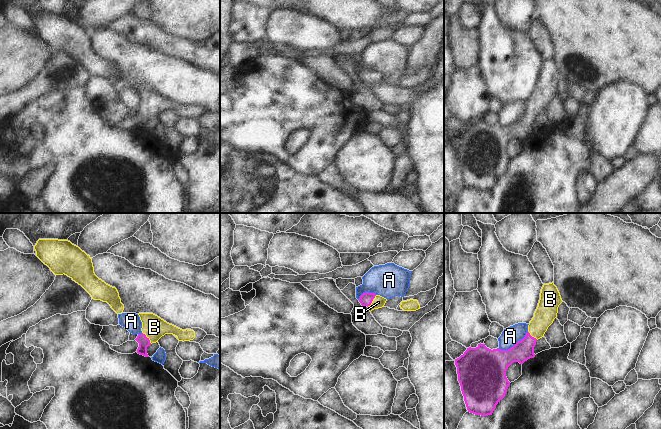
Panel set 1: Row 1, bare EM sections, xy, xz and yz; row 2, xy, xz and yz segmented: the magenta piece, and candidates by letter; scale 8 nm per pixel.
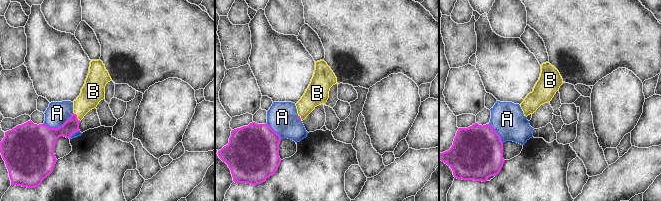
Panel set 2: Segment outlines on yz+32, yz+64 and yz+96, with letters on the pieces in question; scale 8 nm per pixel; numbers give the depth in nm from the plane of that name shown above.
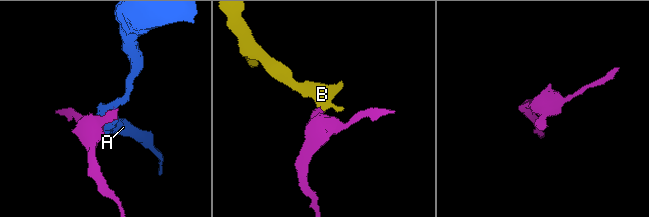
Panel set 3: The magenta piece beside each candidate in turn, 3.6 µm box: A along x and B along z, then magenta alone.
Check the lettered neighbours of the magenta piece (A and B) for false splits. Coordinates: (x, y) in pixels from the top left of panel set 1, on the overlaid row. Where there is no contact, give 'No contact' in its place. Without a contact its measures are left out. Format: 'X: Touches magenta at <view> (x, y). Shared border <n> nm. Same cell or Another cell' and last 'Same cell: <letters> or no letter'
A: Touches magenta at yz (514, 345). Shared border 280 nm. Another cell
B: Touches magenta at xy (147, 338). Shared border 120 nm. Same cell
Same cell: B

